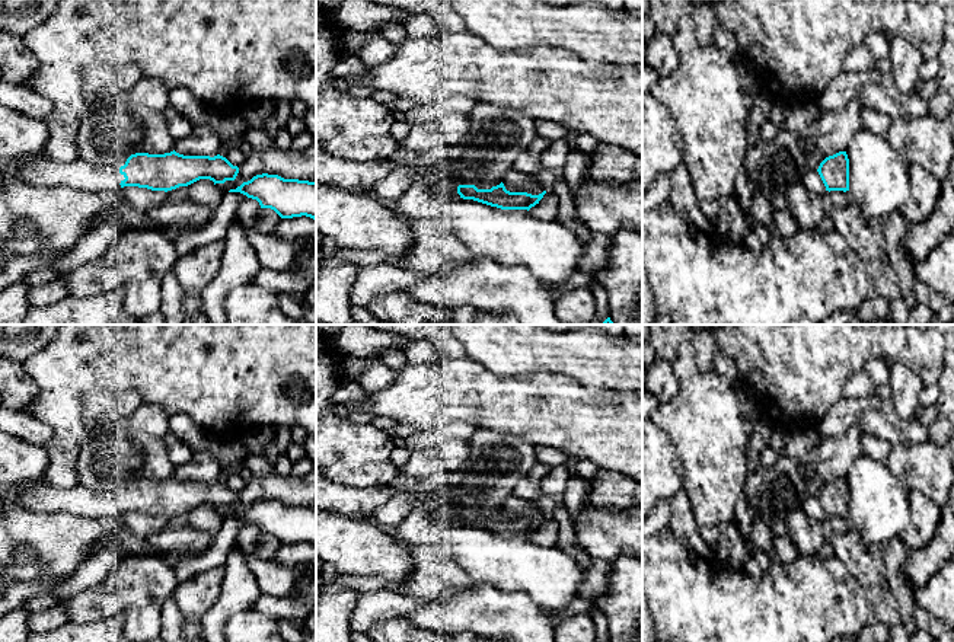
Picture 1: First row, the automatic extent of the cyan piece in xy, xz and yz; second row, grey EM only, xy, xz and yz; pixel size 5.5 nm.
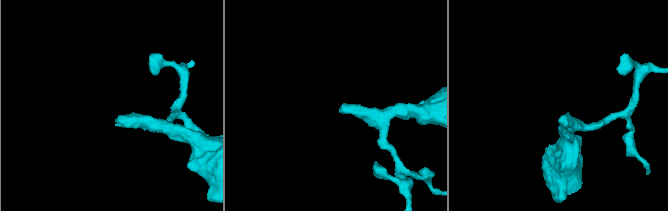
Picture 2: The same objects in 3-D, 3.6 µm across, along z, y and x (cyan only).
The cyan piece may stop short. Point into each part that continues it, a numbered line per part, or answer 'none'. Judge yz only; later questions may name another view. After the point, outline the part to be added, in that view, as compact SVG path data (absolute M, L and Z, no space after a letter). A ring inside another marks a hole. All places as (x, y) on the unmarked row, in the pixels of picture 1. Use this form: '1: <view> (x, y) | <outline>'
none

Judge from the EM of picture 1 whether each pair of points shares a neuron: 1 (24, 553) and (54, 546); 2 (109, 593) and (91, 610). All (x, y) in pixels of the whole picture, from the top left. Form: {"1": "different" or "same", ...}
{"1": "different", "2": "same"}

